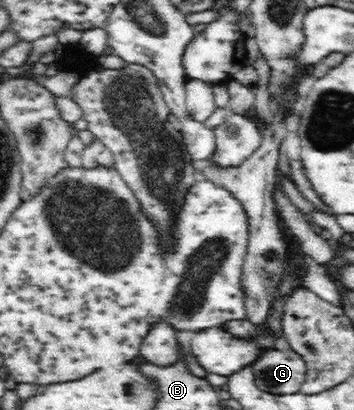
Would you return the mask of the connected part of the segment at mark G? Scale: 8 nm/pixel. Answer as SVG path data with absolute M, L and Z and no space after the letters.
M275 348L262 351L258 359L252 362L250 369L259 390L271 394L299 393L307 374L305 359L293 349L289 349L286 352Z

